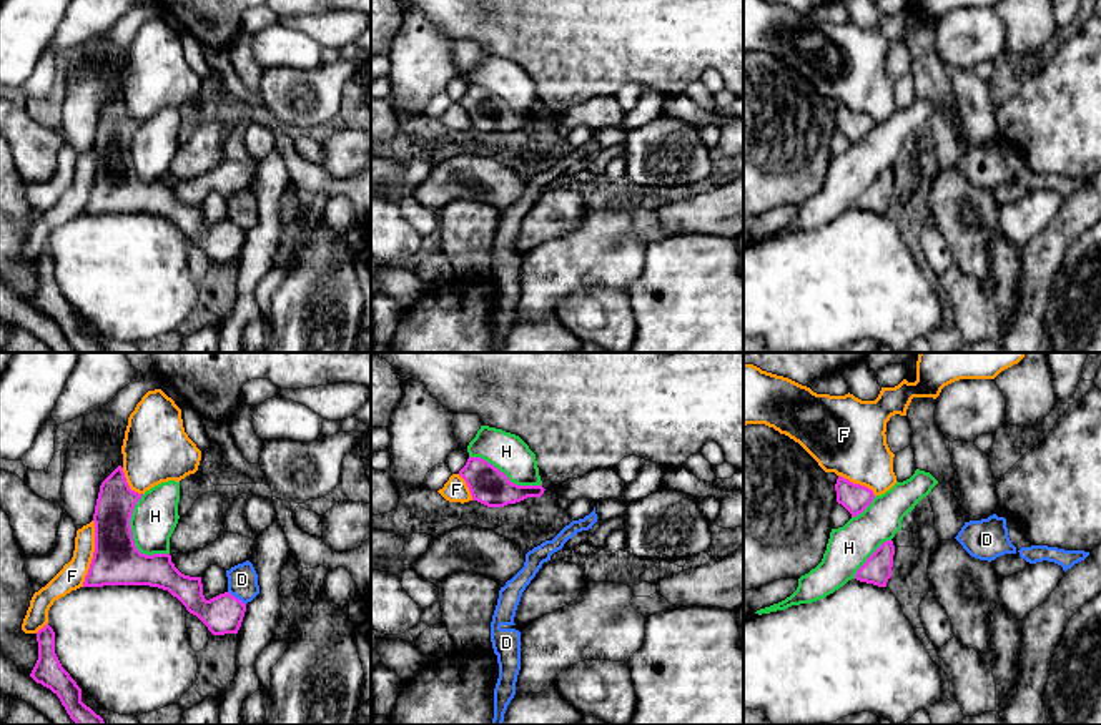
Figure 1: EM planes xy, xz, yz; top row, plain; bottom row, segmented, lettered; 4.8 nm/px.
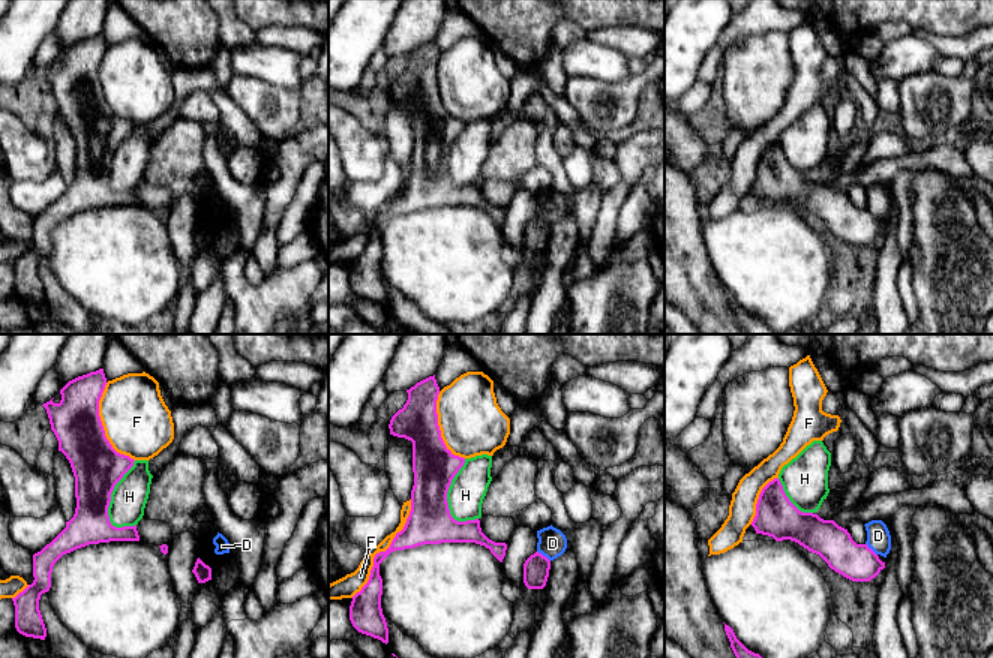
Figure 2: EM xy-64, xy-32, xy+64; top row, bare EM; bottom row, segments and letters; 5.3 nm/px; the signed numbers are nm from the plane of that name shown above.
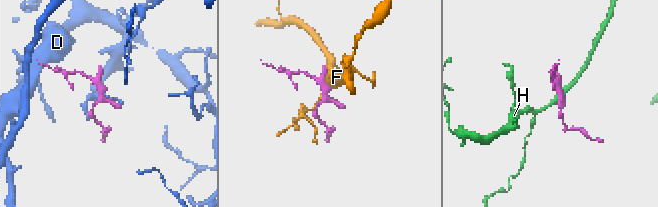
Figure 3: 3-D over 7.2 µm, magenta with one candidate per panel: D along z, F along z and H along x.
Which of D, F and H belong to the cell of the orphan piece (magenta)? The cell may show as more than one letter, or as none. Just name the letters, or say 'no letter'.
F

